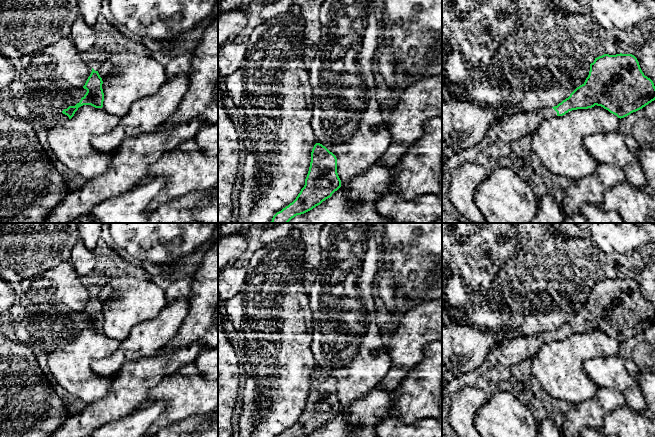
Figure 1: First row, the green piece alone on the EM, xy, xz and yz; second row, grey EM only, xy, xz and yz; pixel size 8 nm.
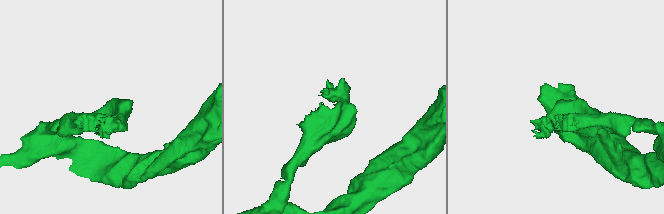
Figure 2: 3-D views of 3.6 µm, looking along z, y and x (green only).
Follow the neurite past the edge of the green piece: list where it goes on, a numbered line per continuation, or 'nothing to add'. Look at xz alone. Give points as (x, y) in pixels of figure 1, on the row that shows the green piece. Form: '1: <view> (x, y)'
nothing to add

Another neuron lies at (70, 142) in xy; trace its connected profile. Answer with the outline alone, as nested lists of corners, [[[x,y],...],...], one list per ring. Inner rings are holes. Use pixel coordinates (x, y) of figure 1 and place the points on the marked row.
[[[81,106],[64,124],[48,129],[54,158],[85,180],[102,176],[111,168],[114,151],[103,153],[94,149],[91,139],[110,133],[120,119],[102,108]]]

